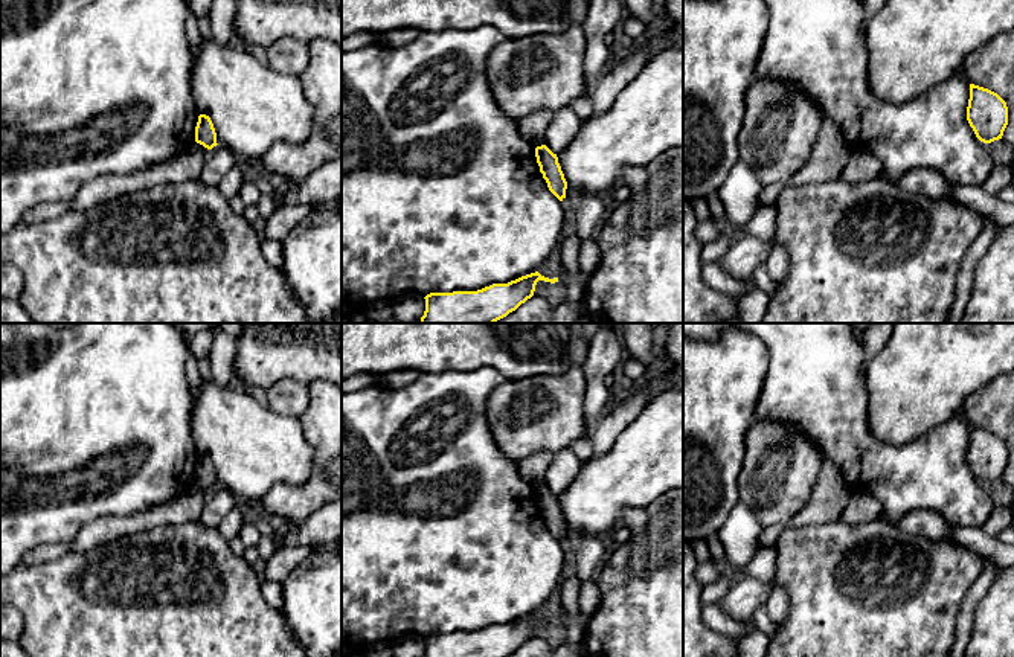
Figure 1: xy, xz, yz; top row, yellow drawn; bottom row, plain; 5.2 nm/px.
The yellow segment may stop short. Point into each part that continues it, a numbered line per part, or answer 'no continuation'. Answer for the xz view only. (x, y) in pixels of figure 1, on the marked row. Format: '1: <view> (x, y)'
no continuation

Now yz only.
no continuation

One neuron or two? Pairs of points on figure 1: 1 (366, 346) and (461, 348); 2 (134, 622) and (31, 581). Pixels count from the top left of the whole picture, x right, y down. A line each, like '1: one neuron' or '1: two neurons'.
1: one neuron
2: one neuron

